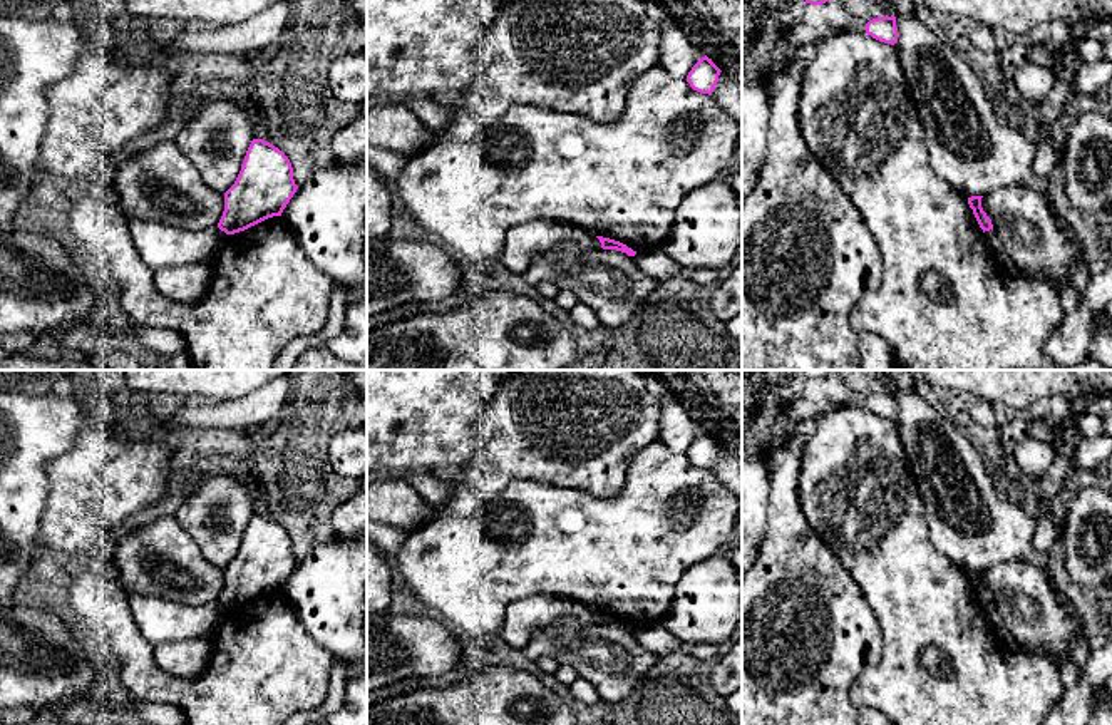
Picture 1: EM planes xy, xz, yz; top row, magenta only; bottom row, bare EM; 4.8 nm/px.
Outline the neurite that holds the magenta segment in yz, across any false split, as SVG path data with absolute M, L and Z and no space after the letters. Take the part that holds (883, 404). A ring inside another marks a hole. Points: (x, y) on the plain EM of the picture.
M878 392L866 398L866 409L873 414L894 420L898 417L896 392Z

